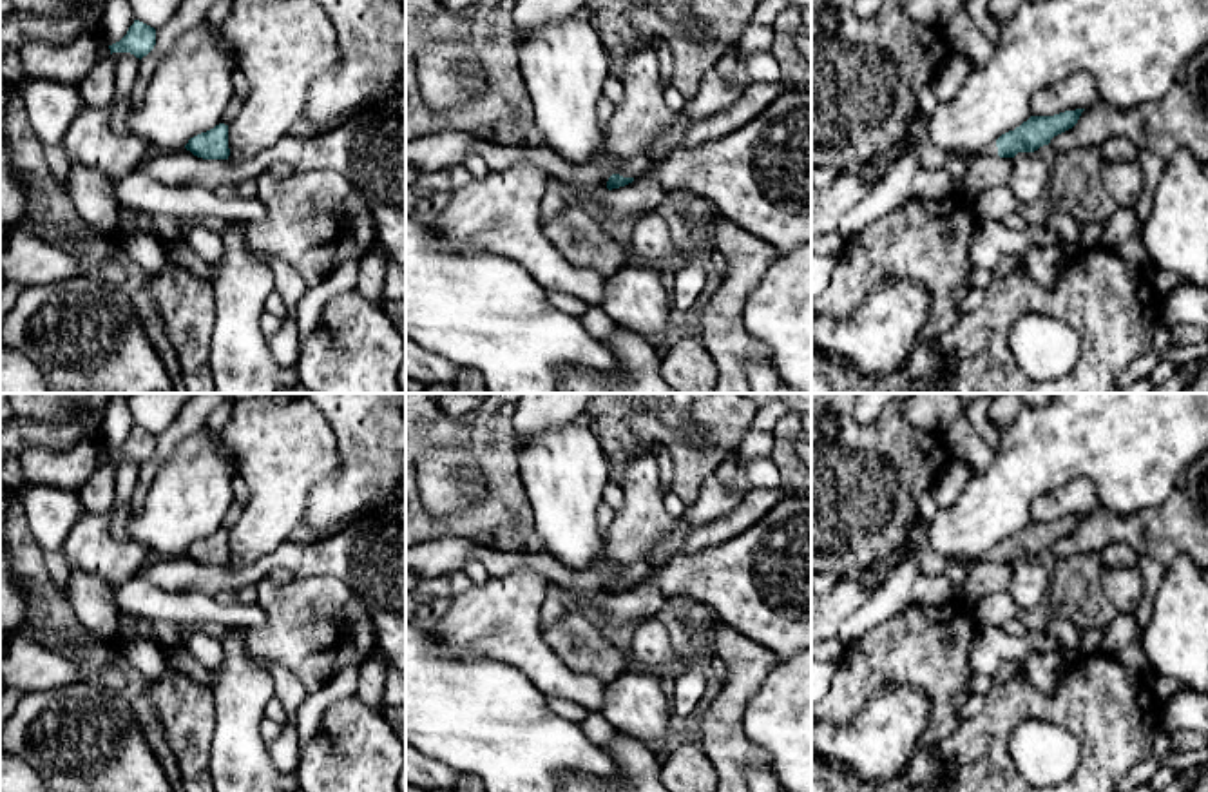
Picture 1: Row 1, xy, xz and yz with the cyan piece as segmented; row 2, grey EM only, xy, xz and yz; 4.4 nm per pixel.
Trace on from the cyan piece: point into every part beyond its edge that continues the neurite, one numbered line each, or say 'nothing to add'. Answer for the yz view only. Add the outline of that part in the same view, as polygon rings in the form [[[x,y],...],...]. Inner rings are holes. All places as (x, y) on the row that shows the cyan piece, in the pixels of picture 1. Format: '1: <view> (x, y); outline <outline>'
1: yz (991, 149); outline [[[996,141],[982,147],[982,149],[976,150],[976,152],[965,152],[965,150],[962,150],[962,152],[958,152],[958,154],[947,154],[949,159],[962,158],[962,159],[965,159],[965,161],[969,161],[969,159],[973,159],[973,158],[976,158],[976,156],[998,156]]]

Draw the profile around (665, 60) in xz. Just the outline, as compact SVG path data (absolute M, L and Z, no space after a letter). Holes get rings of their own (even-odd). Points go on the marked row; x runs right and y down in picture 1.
M657 40L656 54L657 54L661 85L668 87L672 83L674 67L676 67L670 45L666 42L663 42L663 40Z

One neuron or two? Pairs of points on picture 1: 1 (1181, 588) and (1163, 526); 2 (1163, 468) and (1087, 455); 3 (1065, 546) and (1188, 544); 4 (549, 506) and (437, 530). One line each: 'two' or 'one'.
1: two
2: one
3: one
4: two

